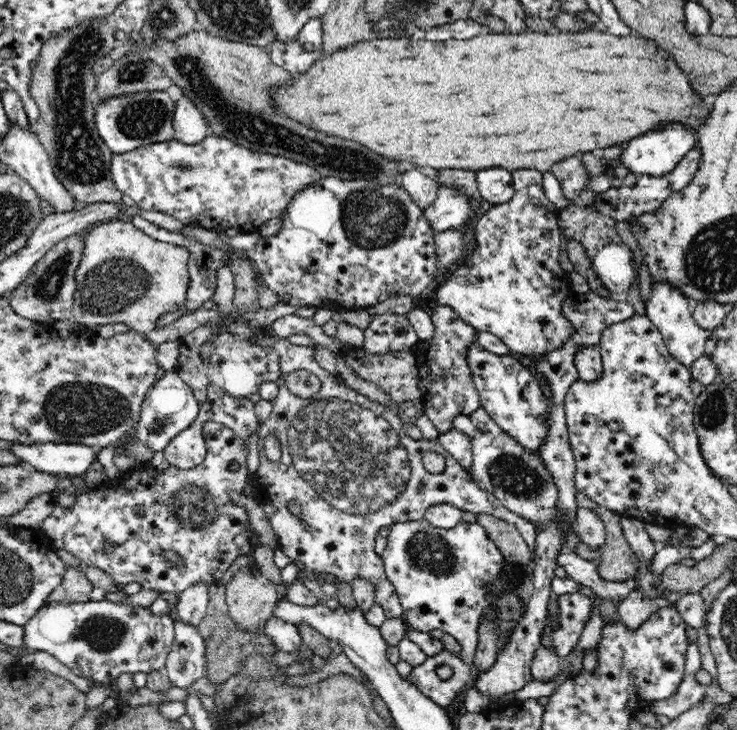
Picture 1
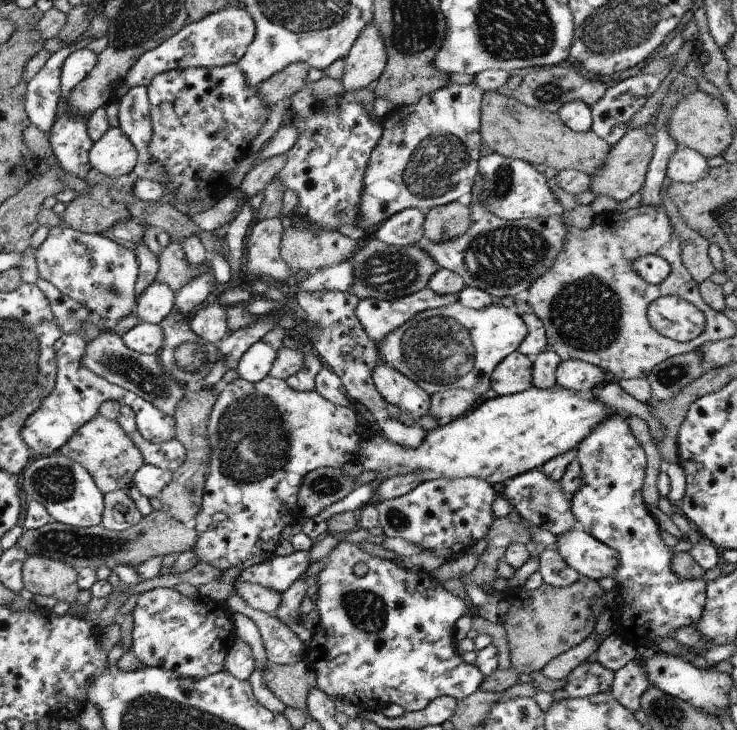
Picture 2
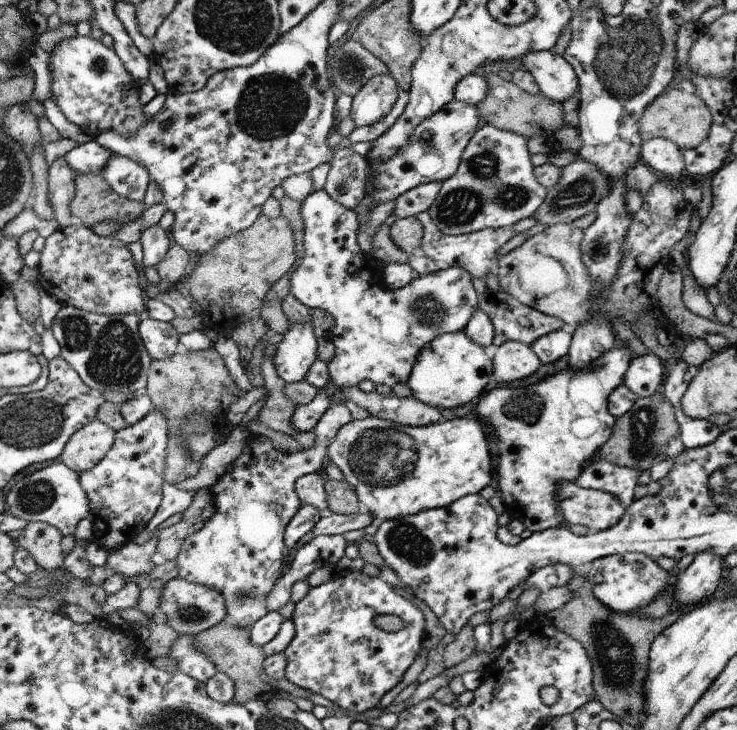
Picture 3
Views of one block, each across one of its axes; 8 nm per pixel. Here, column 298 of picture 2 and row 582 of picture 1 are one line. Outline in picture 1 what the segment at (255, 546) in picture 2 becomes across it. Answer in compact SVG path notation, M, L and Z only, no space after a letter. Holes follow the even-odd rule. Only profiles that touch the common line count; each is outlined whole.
M426 519L398 522L390 527L381 559L385 566L385 575L392 583L402 605L407 625L419 632L429 633L438 629L454 637L462 646L460 658L466 665L473 666L478 650L478 628L488 612L486 586L498 576L502 576L502 568L507 563L504 562L504 556L498 550L497 544L490 540L485 528L477 522L466 521L449 529L434 527Z

